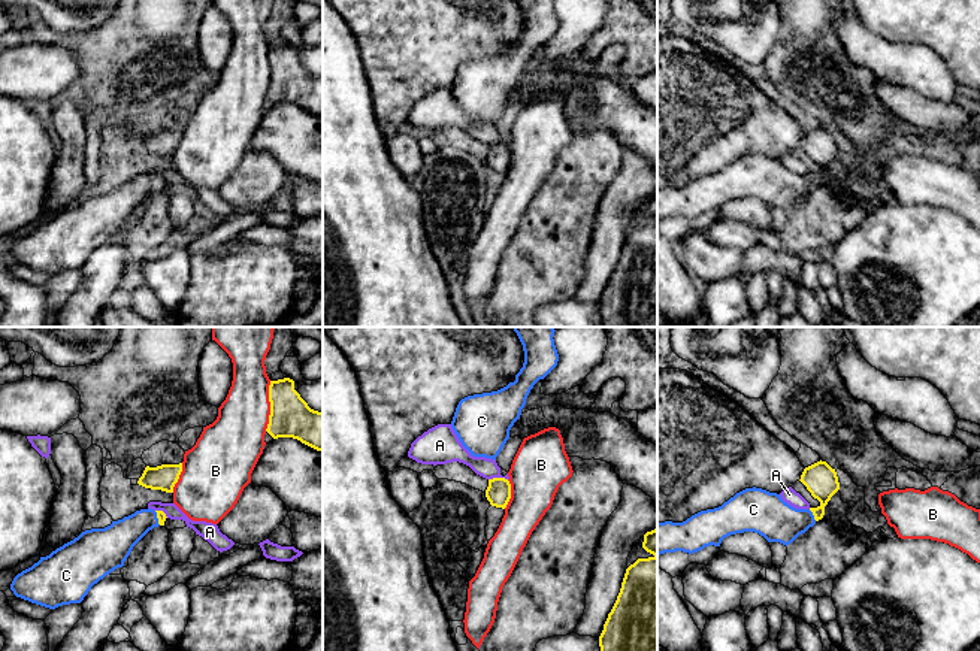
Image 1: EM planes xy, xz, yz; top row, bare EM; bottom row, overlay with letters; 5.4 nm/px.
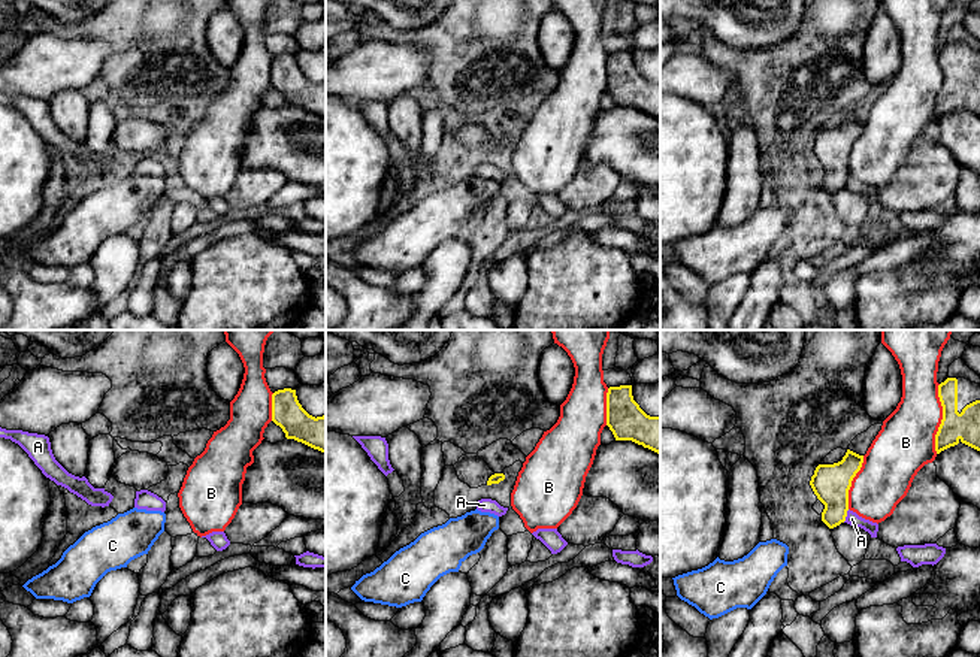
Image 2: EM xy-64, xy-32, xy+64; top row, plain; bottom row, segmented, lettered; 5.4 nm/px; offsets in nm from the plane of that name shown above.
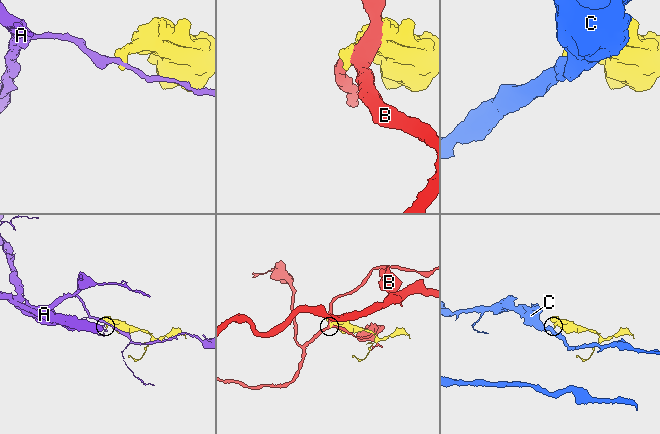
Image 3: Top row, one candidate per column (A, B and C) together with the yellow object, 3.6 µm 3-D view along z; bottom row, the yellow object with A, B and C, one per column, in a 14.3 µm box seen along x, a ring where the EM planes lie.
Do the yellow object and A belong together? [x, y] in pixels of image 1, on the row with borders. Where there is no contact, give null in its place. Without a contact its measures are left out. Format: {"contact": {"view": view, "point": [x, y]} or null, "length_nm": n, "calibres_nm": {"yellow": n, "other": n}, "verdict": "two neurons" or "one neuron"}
{"contact": {"view": "xz", "point": [498, 478]}, "length_nm": 100, "calibres_nm": {"yellow": 140, "other": 110}, "verdict": "two neurons"}

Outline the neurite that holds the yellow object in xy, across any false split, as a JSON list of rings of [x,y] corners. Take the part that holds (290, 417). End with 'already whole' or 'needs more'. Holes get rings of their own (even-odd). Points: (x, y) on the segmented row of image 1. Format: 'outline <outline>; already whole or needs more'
outline [[[290,378],[270,381],[270,415],[266,432],[273,437],[293,437],[323,451],[323,412],[314,411],[294,390]]]; already whole

